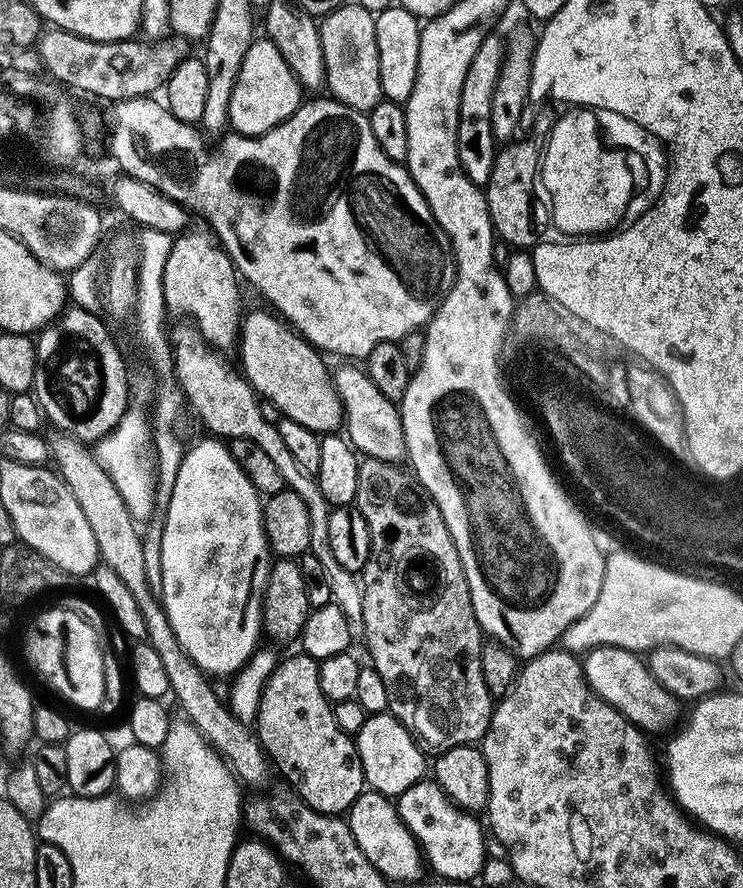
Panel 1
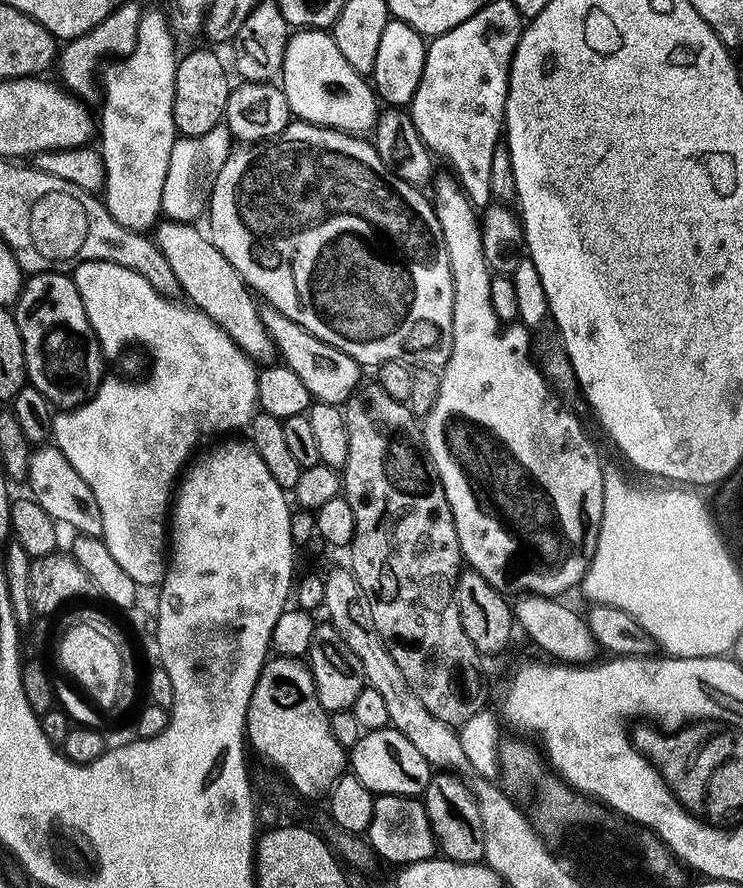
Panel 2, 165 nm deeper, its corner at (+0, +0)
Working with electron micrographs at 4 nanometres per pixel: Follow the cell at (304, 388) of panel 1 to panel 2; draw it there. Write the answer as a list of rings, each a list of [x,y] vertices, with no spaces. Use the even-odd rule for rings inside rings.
[[[165,219],[154,228],[156,245],[166,254],[166,262],[178,278],[180,292],[188,295],[191,307],[206,313],[216,325],[239,346],[253,362],[268,362],[277,355],[270,334],[260,317],[261,305],[252,297],[253,289],[244,283],[234,266],[212,245],[211,239],[203,231],[196,229],[195,223],[180,223]]]

